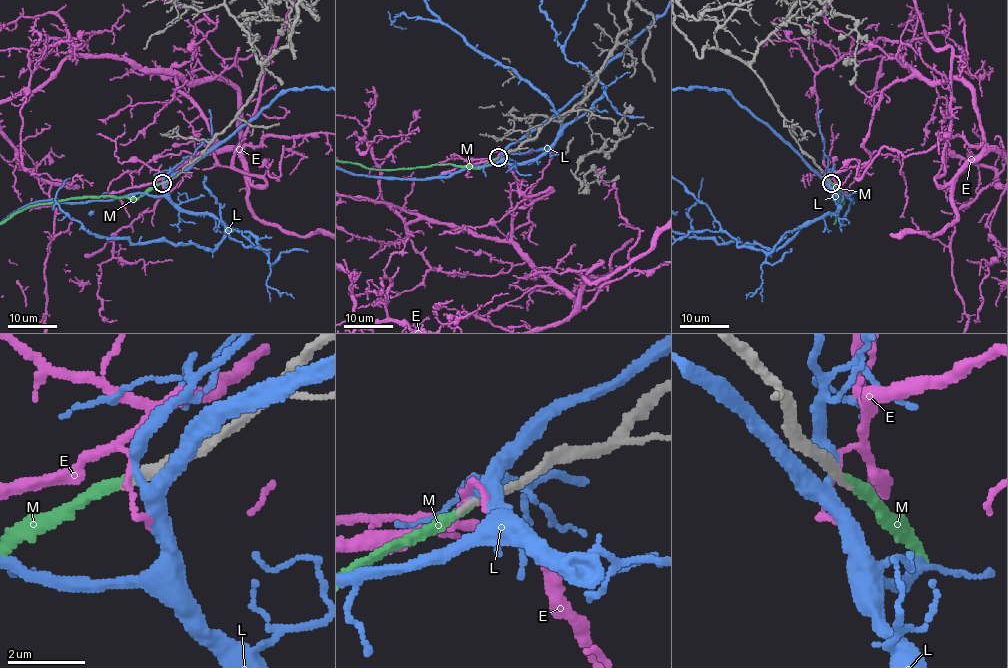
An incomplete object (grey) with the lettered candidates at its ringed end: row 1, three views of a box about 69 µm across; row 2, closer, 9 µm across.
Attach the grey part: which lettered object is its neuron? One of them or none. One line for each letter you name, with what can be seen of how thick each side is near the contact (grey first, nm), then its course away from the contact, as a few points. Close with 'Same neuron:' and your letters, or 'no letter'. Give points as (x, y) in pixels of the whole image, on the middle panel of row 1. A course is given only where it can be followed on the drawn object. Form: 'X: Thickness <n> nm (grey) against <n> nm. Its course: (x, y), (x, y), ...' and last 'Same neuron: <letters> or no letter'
M: Thickness 240 nm (grey) against 240 nm
Same neuron: M

